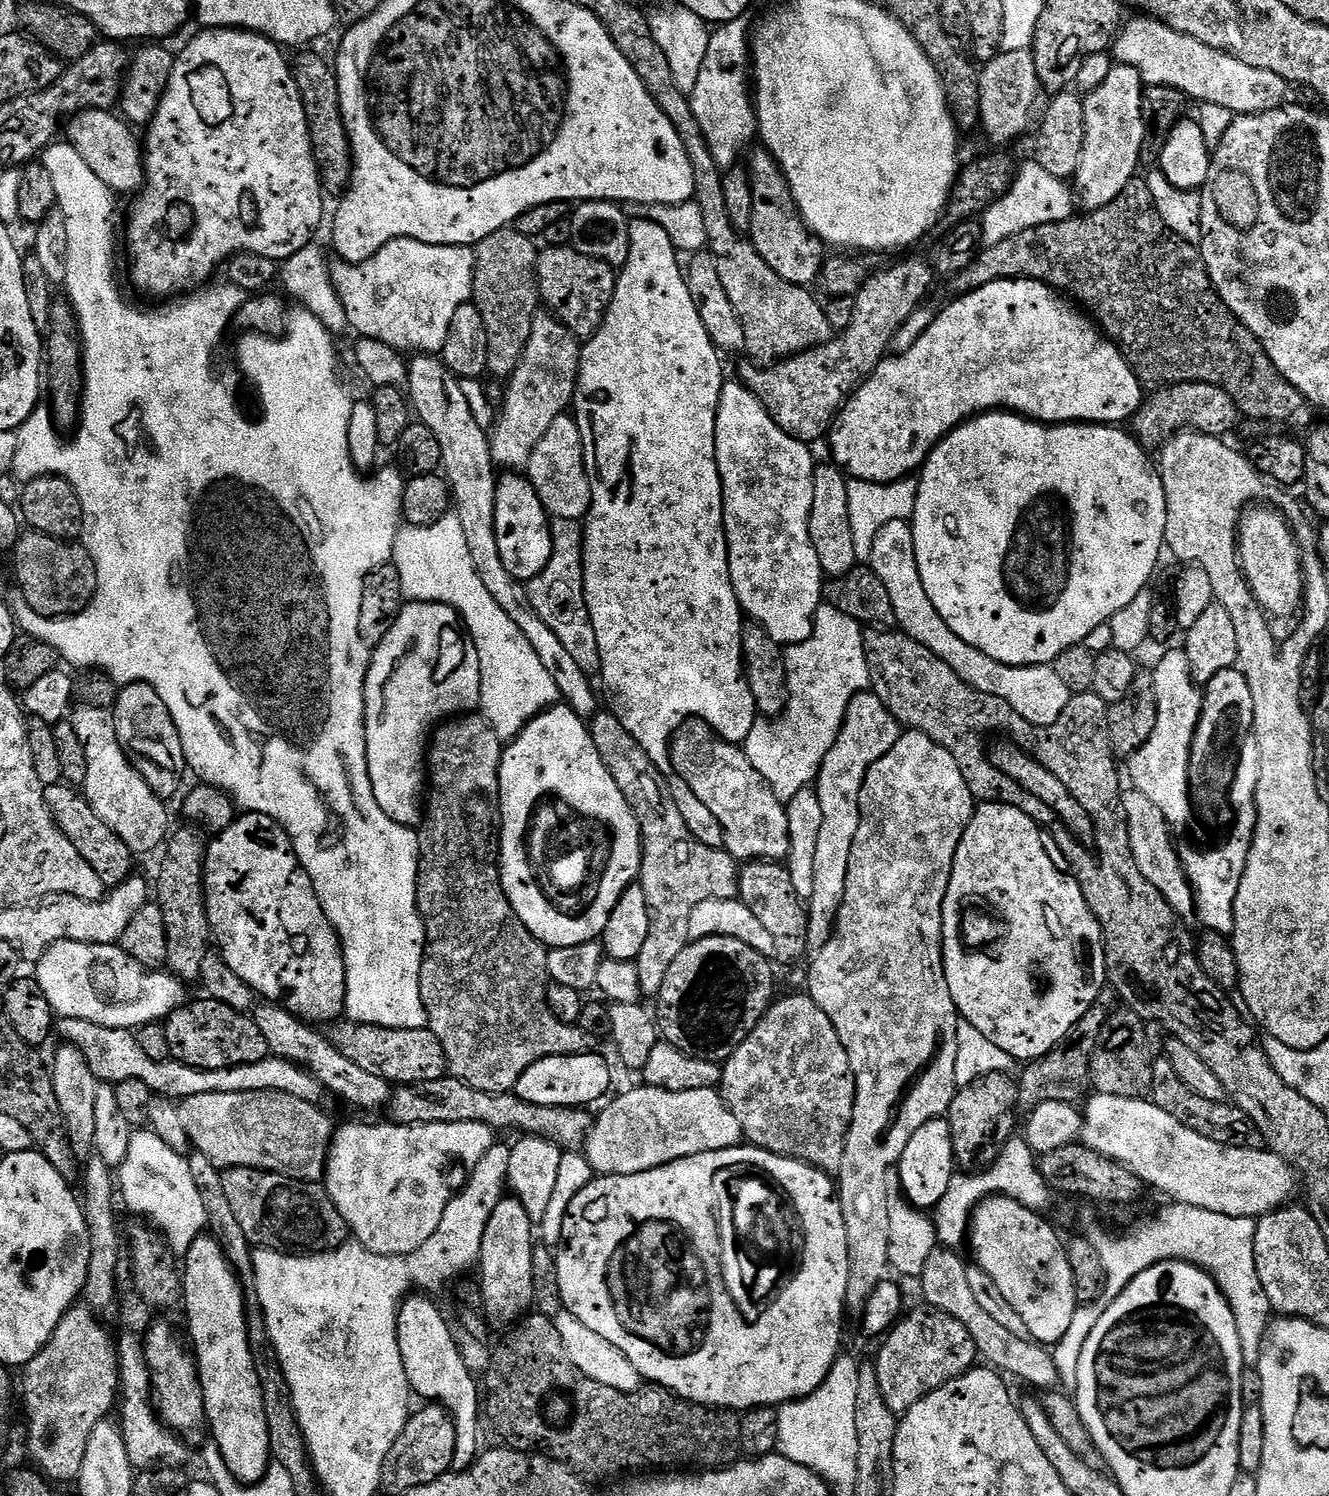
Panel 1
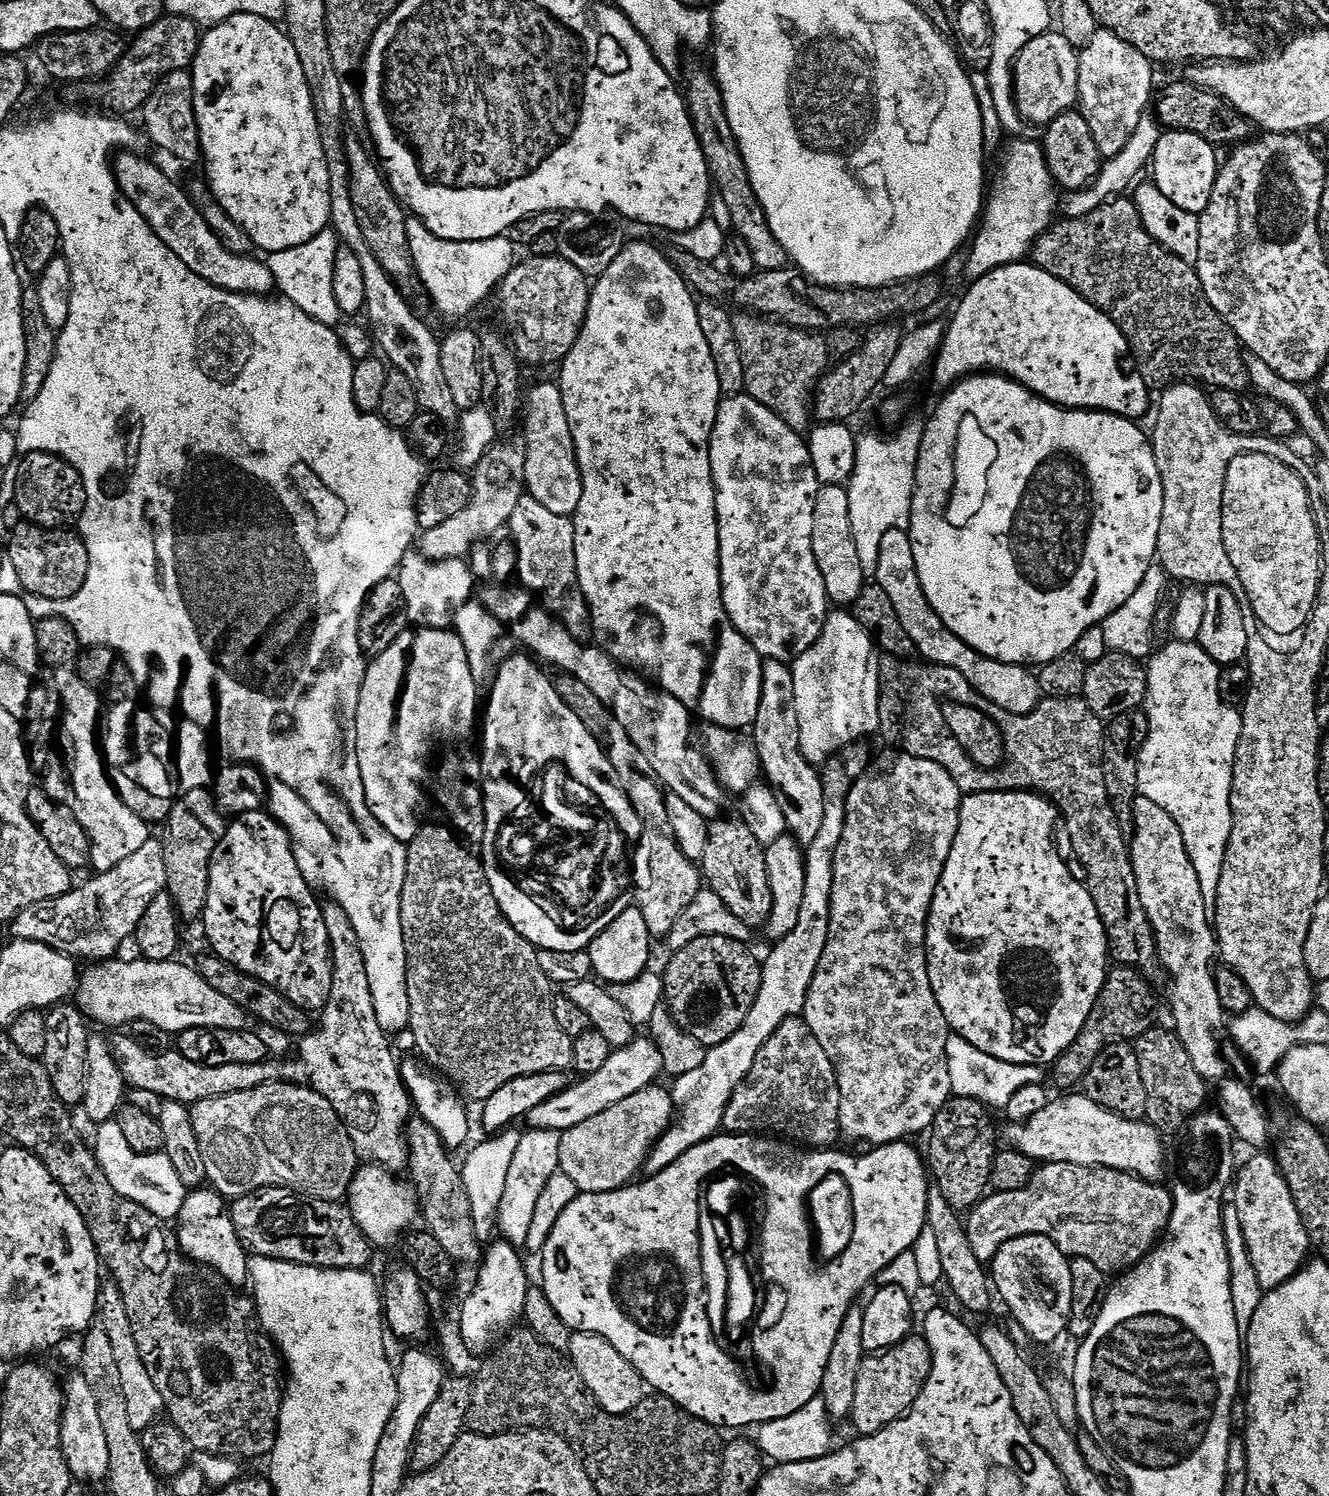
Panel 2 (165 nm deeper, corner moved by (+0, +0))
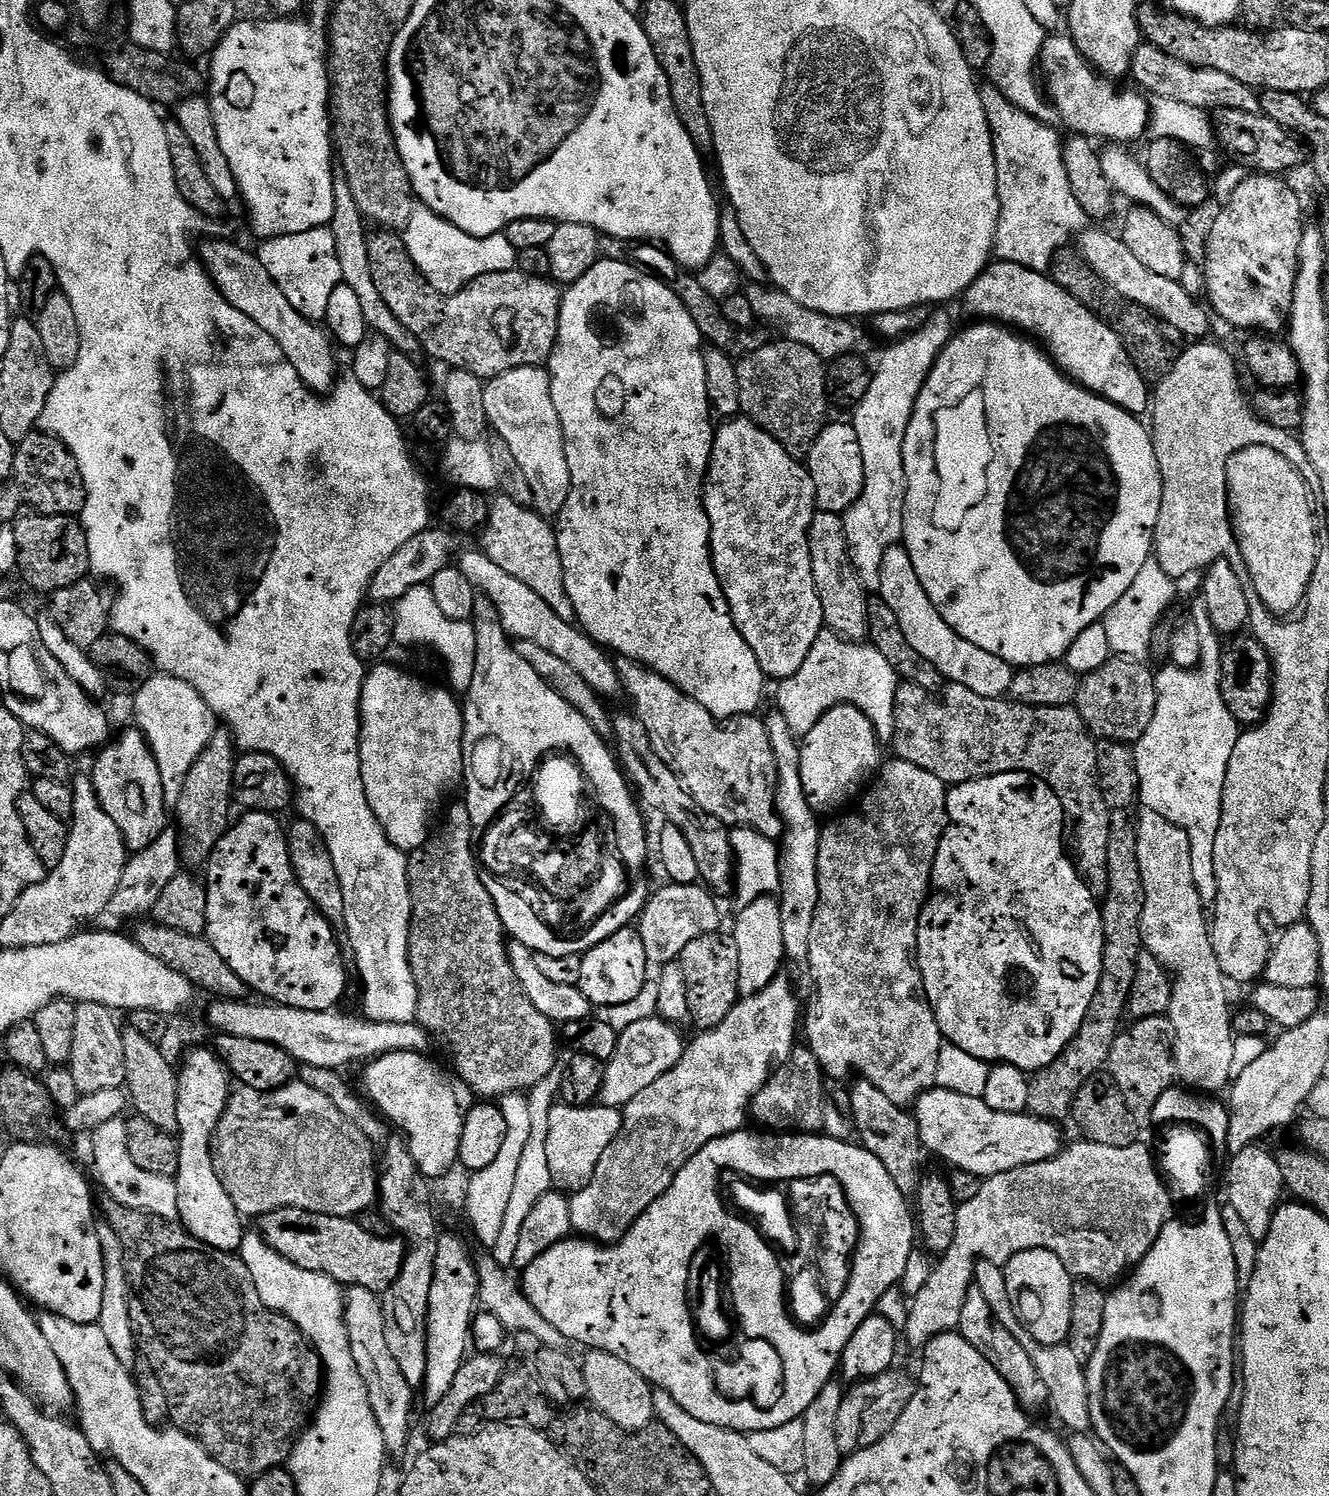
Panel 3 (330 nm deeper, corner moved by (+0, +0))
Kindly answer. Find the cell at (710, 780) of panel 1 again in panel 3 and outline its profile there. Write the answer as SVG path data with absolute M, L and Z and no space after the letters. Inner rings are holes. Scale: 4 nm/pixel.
M476 549L464 553L460 560L458 558L458 567L473 588L494 602L503 630L511 639L538 642L538 646L550 650L550 654L562 658L573 670L578 670L578 674L582 674L582 678L590 682L590 686L600 697L621 695L622 685L616 660L573 621L558 618L558 614L550 606L546 606L546 602L542 602L542 598L538 598L538 594L534 594L534 590L526 586L505 565L494 562L482 550Z

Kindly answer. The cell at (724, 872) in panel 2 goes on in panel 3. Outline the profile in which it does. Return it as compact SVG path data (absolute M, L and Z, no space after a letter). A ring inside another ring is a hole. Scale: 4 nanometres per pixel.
M631 711L615 713L612 716L612 726L615 735L621 736L619 755L624 755L623 763L628 763L627 771L632 771L631 779L636 779L635 787L638 789L638 796L645 805L649 804L652 808L657 808L667 823L674 825L685 835L686 841L690 844L691 853L694 854L695 861L698 862L699 879L713 893L731 893L734 888L734 857L730 847L730 832L725 824L718 818L708 816L706 810L694 802L690 790L678 778L678 774L658 754L648 743L646 726Z

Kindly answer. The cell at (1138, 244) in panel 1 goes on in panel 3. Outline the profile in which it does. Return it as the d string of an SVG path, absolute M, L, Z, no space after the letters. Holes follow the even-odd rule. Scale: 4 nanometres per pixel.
M1068 246L1061 248L1052 260L1050 275L1053 282L1062 286L1062 290L1066 290L1074 298L1078 298L1082 306L1086 306L1097 314L1102 313L1102 319L1118 334L1118 338L1124 343L1125 350L1128 351L1128 356L1132 359L1132 365L1139 370L1140 375L1149 382L1159 382L1180 357L1186 344L1185 337L1174 326L1161 322L1145 308L1140 308L1121 298L1108 300L1109 293L1106 291L1102 278L1091 271L1078 251L1072 248L1070 250L1070 248Z

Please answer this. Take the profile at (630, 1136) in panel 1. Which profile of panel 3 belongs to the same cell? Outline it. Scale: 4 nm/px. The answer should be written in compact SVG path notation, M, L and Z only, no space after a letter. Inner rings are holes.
M560 1102L550 1110L550 1130L546 1134L546 1158L550 1161L550 1178L557 1189L575 1194L594 1178L594 1170L606 1150L618 1138L624 1114L618 1108L589 1106L575 1108Z

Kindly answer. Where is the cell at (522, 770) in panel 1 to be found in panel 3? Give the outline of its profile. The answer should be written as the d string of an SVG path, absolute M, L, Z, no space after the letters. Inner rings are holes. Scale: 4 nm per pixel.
M477 595L472 611L471 625L476 639L476 665L474 666L474 682L470 682L470 690L466 693L466 699L462 704L464 709L462 791L469 796L472 816L475 817L477 826L480 827L478 838L484 843L476 851L476 862L480 866L480 876L484 879L486 890L498 910L505 933L515 943L526 945L533 954L579 956L598 942L605 940L614 929L631 925L646 903L646 892L633 887L629 891L628 897L623 899L623 904L614 910L614 914L607 916L606 922L600 923L598 930L594 934L590 934L590 938L586 938L586 942L577 942L576 944L561 942L552 936L552 932L548 927L545 927L545 924L540 924L540 920L536 920L536 916L532 916L532 912L528 912L528 908L524 908L524 904L520 904L520 900L516 900L516 896L511 896L506 891L506 886L514 884L514 874L510 874L510 872L504 874L502 856L509 846L570 846L570 842L583 841L585 839L583 828L600 830L598 810L602 808L603 799L604 804L608 804L608 812L612 812L612 816L616 816L616 828L620 831L620 844L615 851L621 861L625 865L644 864L648 860L648 844L646 841L640 840L644 836L644 816L640 813L641 805L638 803L614 752L614 757L612 757L611 750L604 745L607 744L605 737L599 736L594 730L594 726L590 726L590 722L586 722L586 718L582 718L582 714L578 714L578 710L574 710L574 706L570 706L570 702L563 700L550 685L542 682L542 678L538 674L534 674L534 666L530 666L530 662L526 662L526 658L522 658L522 654L516 652L513 641L504 632L498 610L488 596ZM552 744L568 744L568 747L575 750L576 756L580 756L580 760L584 760L584 768L588 768L588 776L592 776L592 784L584 781L584 778L580 776L580 766L574 766L564 760L556 760L556 762L546 764L542 774L532 770L532 774L526 778L526 782L521 782L520 776L524 776L524 772L528 772L528 768L532 768L539 752L544 751L544 748L552 747ZM516 784L520 784L520 786L518 786L514 798L506 804L506 808L496 816L496 820L492 824L484 826L484 820L488 820L488 816L492 816L492 812L496 812L496 808L500 808L500 804L504 804L504 800L508 800L508 796L512 796L512 788L516 788Z

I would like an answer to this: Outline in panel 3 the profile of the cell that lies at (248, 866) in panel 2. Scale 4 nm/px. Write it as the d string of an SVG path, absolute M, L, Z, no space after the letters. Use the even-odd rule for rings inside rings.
M245 811L243 815L244 817L237 824L235 821L228 831L224 833L206 865L206 873L208 872L208 876L206 875L206 887L208 890L208 897L206 898L206 922L208 923L206 939L212 943L214 950L218 950L218 954L222 954L222 958L226 958L230 970L234 970L234 974L238 974L238 978L242 978L242 982L247 984L253 993L261 992L264 995L261 997L265 1001L274 1004L285 1004L298 1010L333 1011L339 1005L336 1003L343 998L344 991L348 988L348 968L344 965L344 956L340 953L339 942L336 941L339 940L338 933L333 930L331 922L312 905L310 898L306 898L306 890L302 890L302 886L290 866L288 838L282 824L280 828L279 822L276 821L279 819L271 812Z

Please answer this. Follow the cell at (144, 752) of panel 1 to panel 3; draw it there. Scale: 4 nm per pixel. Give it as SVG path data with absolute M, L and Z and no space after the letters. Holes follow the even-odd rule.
M139 730L131 731L122 733L117 740L115 737L111 743L99 749L100 757L90 769L90 775L100 804L106 814L114 818L114 826L122 830L129 853L135 854L146 850L146 846L150 846L150 842L154 842L154 838L169 827L170 805L163 796L158 762L148 740Z

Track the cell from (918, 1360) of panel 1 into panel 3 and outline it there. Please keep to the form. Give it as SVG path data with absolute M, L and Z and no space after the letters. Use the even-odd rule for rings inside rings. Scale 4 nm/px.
M893 1370L883 1372L869 1380L857 1380L845 1391L842 1406L838 1409L838 1450L841 1454L851 1454L874 1446L890 1430L894 1422L902 1418L902 1410L910 1406L910 1398L916 1392L917 1381L904 1372Z

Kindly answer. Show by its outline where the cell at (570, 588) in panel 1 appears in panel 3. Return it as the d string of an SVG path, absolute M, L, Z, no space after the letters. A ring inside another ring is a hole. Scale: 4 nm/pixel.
M497 495L488 510L488 523L482 529L482 551L494 562L510 566L526 586L546 602L546 606L563 620L576 620L576 611L566 594L566 578L562 570L562 558L558 554L556 529L545 517L532 508L523 508L504 495ZM497 498L497 500L495 500ZM549 524L549 525L548 525Z

